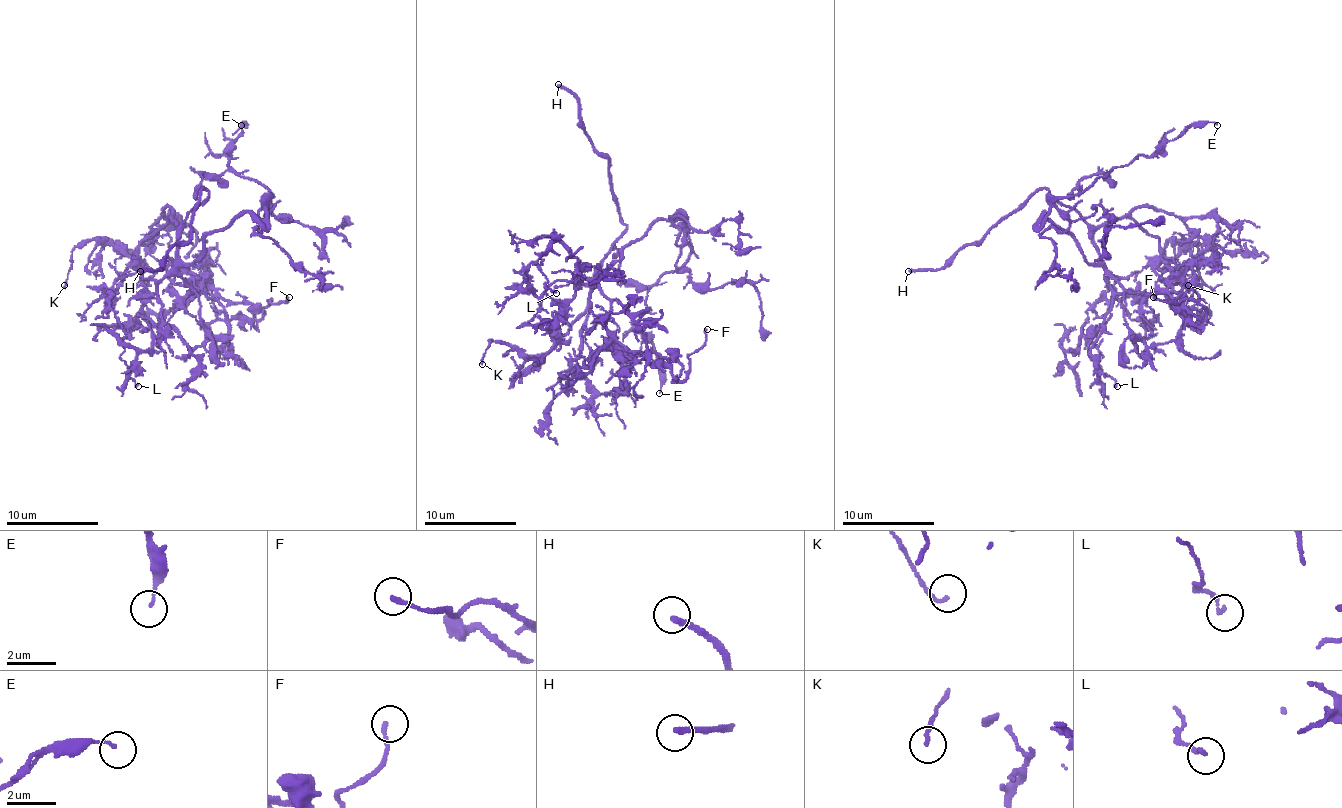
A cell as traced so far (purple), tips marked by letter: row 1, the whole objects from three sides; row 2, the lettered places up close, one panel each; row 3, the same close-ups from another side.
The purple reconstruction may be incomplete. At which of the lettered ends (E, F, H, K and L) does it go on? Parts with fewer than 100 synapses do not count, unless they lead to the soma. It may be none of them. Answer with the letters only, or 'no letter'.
H

